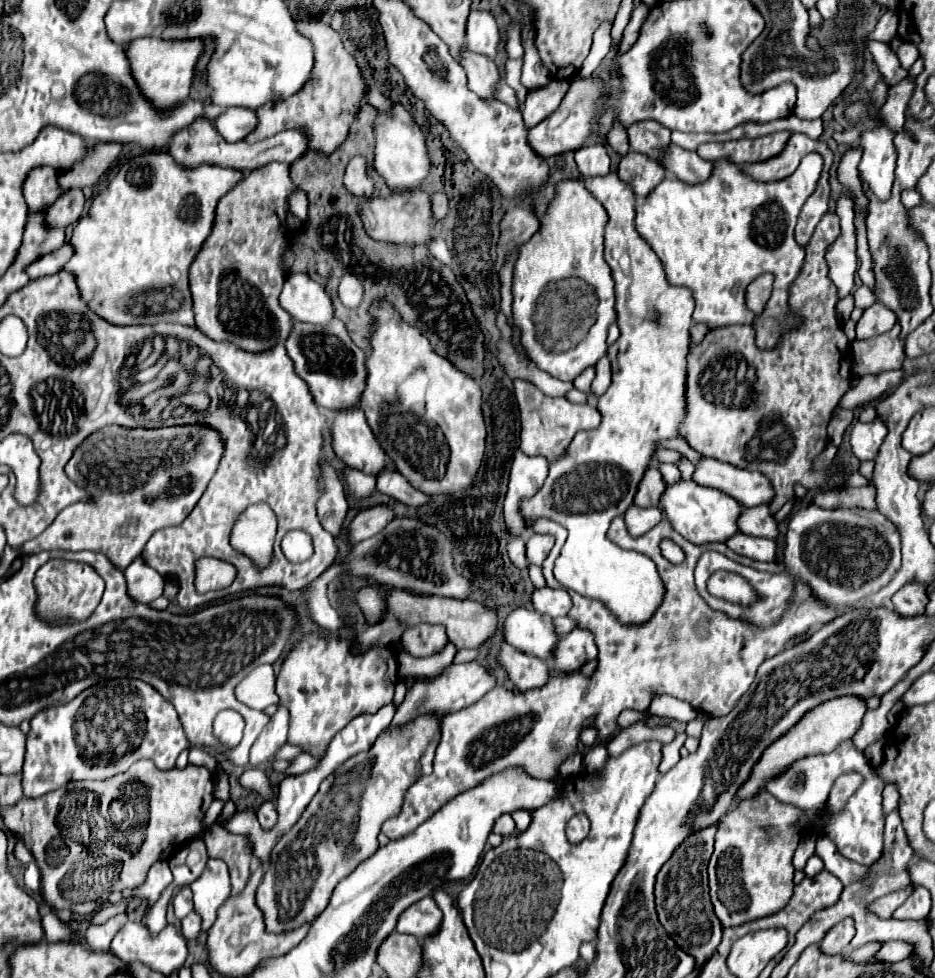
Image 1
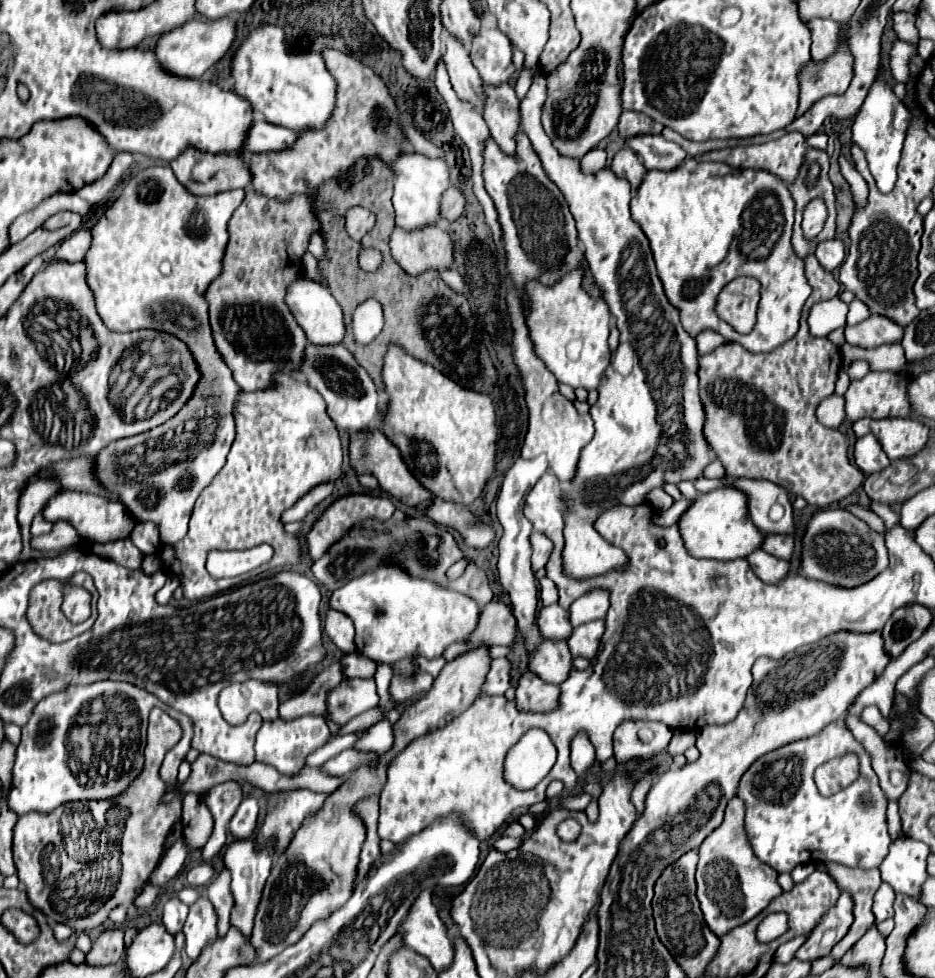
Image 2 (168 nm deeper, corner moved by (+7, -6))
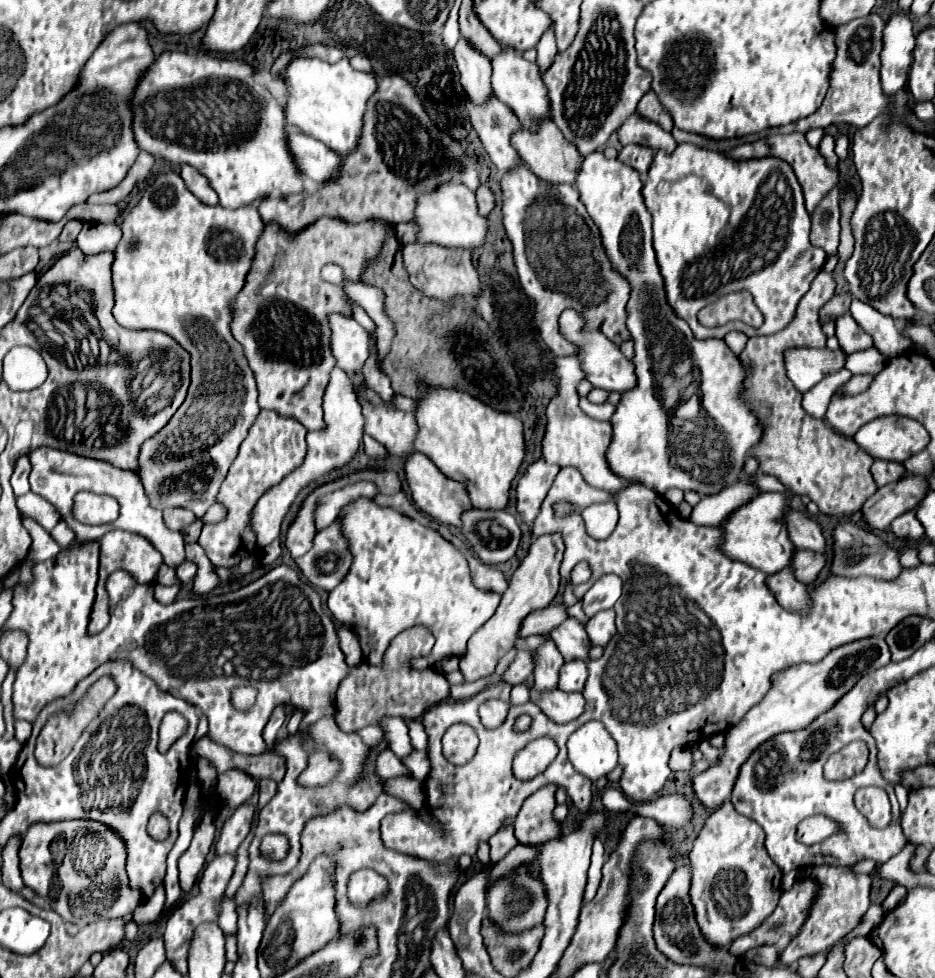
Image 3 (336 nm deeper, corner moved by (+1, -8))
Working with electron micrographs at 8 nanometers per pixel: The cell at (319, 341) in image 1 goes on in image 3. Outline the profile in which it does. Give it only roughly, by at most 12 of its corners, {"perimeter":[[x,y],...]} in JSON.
{"perimeter":[[364,376],[354,392],[364,414],[364,434],[392,456],[412,450],[412,412],[388,406]]}

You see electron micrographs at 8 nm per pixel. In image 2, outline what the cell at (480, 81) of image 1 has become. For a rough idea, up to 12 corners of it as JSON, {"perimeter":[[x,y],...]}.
{"perimeter":[[488,86],[484,120],[496,144],[516,154],[520,100],[512,86]]}

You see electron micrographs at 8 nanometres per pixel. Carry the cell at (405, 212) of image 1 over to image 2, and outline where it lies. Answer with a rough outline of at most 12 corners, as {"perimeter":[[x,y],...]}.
{"perimeter":[[440,226],[394,228],[394,260],[410,274],[448,270],[452,238]]}

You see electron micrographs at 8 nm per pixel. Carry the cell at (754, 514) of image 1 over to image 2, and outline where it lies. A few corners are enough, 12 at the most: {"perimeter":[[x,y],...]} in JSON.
{"perimeter":[[766,536],[762,548],[776,558],[790,560],[794,538]]}

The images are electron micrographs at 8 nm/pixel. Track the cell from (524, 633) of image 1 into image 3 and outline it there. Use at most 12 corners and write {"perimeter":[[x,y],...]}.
{"perimeter":[[584,660],[560,668],[558,688],[582,692],[588,670]]}

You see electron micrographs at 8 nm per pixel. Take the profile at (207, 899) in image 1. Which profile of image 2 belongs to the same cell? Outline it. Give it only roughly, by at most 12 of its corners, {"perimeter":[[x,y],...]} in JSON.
{"perimeter":[[208,898],[190,906],[186,954],[198,960],[216,940],[216,912]]}

